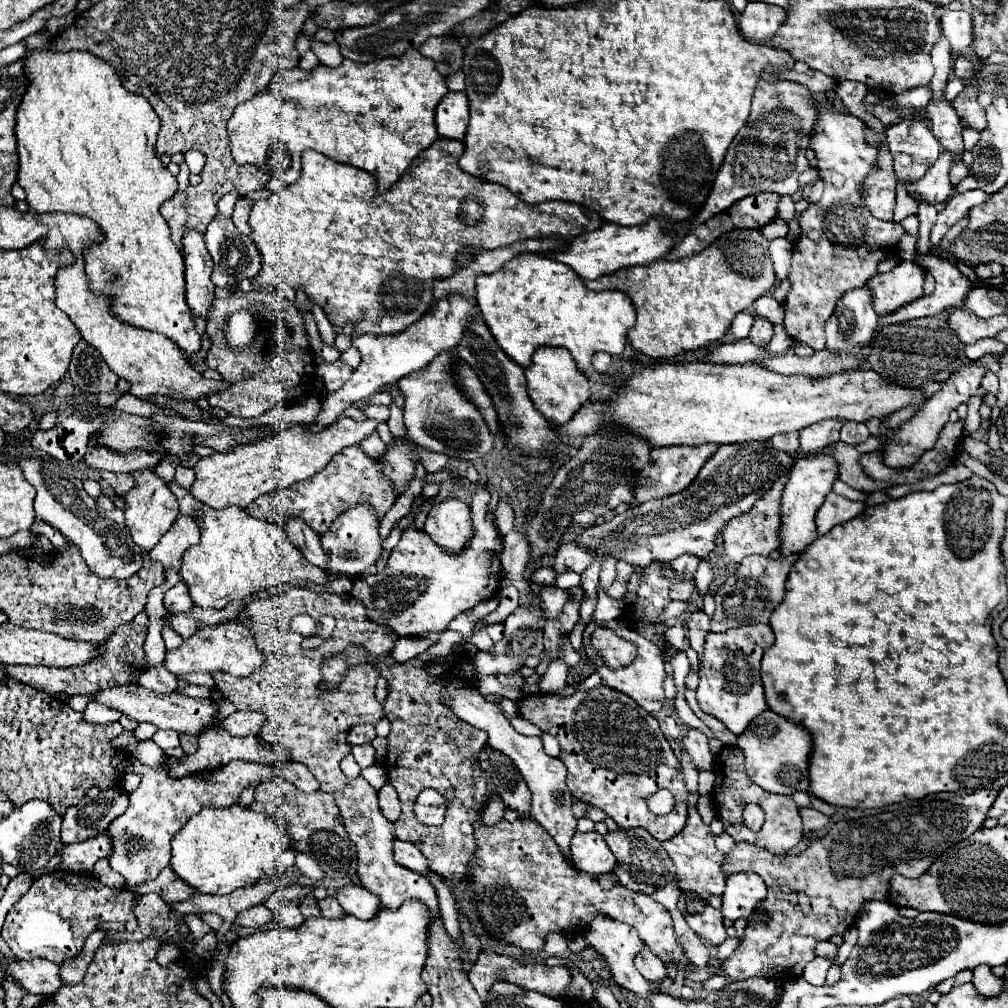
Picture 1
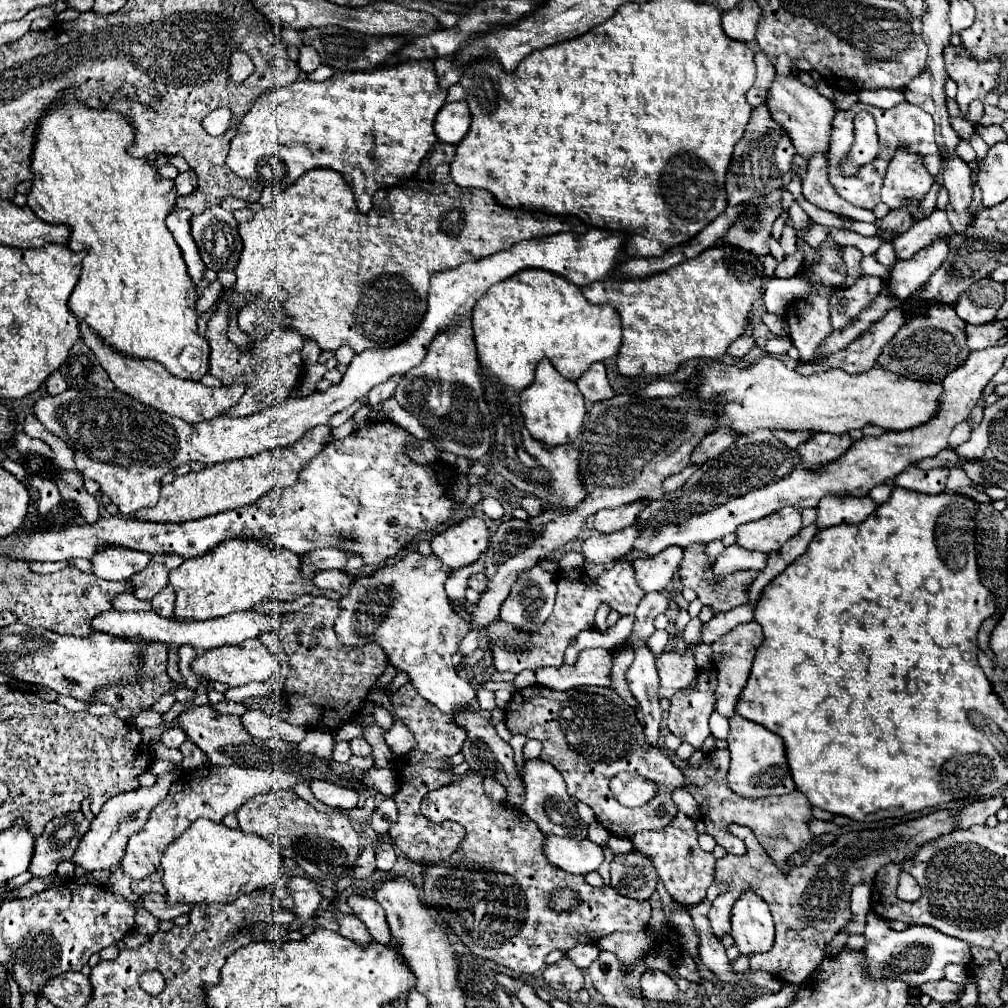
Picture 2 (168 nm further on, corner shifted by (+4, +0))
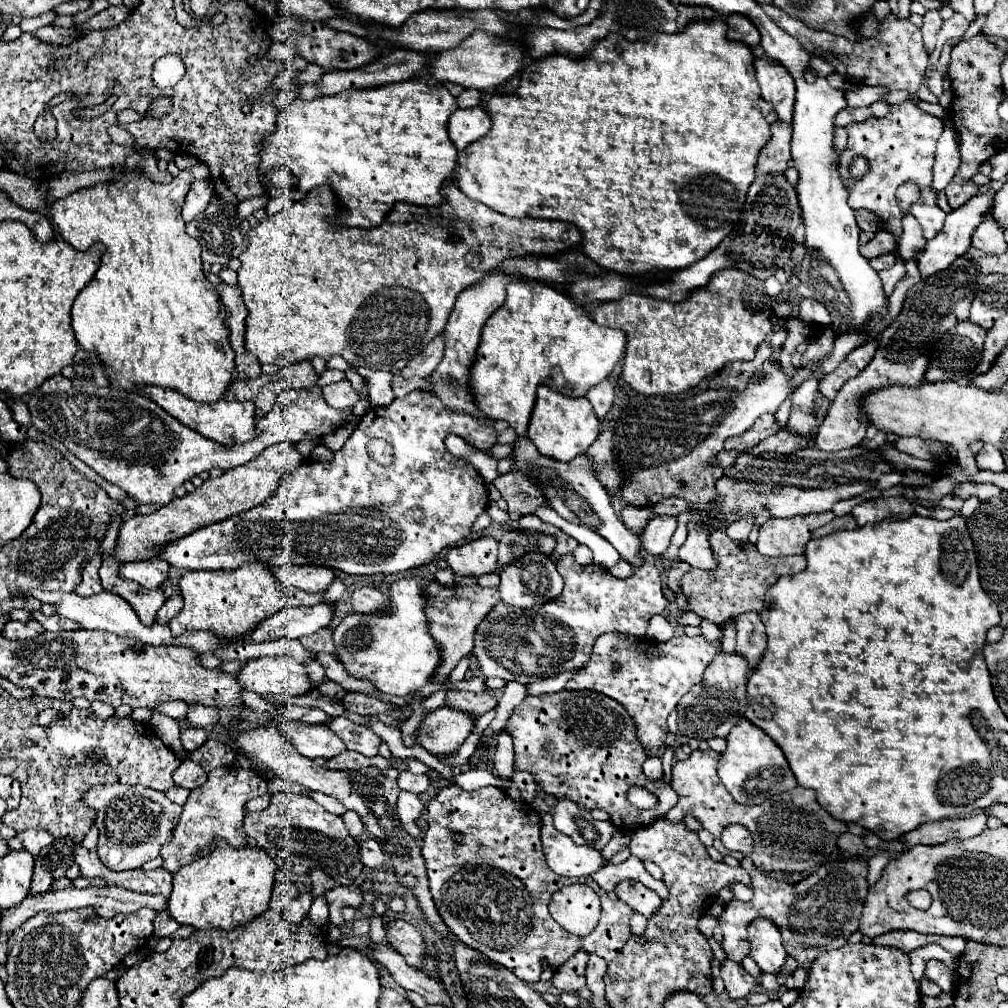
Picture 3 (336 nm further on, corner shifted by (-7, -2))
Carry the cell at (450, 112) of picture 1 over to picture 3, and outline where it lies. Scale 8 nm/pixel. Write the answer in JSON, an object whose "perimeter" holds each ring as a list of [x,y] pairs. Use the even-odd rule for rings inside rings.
{"perimeter":[[[483,107],[457,109],[449,119],[449,137],[453,145],[461,151],[469,143],[481,139],[491,129],[491,119]]]}

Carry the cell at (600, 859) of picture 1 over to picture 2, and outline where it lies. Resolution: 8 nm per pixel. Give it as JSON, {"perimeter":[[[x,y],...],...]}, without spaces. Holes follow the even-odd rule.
{"perimeter":[[[550,835],[544,841],[544,855],[548,861],[572,875],[588,875],[598,871],[604,861],[604,849],[588,839],[564,839]]]}

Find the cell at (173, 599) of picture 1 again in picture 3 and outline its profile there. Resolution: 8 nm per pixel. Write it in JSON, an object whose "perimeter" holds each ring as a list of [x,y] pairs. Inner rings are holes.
{"perimeter":[[[177,593],[177,595],[171,595],[163,607],[157,611],[157,623],[169,623],[173,617],[179,615],[179,611],[183,609],[183,597]]]}

